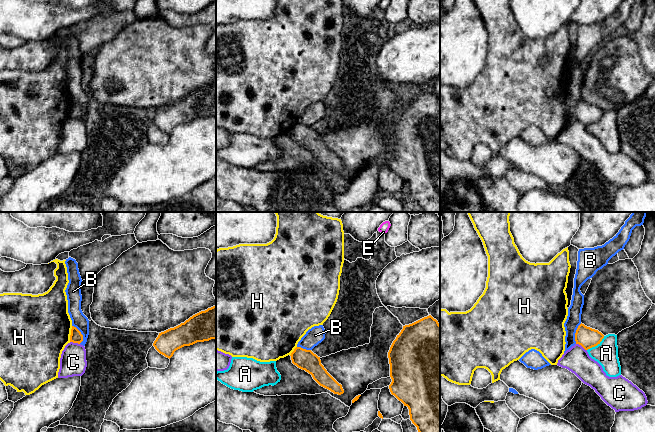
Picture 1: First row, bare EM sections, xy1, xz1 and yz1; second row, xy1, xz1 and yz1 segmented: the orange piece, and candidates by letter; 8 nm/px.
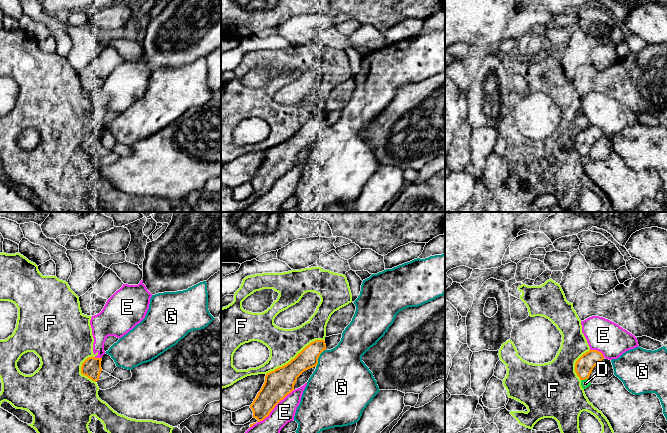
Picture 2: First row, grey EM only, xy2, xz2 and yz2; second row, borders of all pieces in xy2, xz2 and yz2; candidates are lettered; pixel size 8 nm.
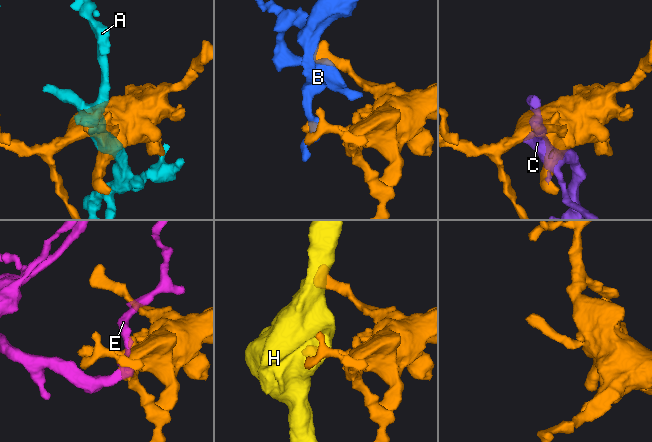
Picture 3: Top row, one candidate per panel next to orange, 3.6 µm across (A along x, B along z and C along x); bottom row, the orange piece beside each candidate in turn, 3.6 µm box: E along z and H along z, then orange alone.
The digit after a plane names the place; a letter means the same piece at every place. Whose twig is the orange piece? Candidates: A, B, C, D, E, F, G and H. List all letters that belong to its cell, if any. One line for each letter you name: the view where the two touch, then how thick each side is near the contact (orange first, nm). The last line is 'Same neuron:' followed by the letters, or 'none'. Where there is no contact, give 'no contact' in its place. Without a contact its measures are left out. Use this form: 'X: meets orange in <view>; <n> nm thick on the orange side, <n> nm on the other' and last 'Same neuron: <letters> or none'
Same neuron: none

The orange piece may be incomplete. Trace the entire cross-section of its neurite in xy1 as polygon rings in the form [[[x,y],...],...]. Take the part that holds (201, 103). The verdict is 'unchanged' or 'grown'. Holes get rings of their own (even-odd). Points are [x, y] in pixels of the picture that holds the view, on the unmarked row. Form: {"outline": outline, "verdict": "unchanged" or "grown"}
{"outline": [[[216,81],[201,87],[184,99],[159,109],[153,119],[155,125],[167,134],[184,122],[216,115]]], "verdict": "unchanged"}

